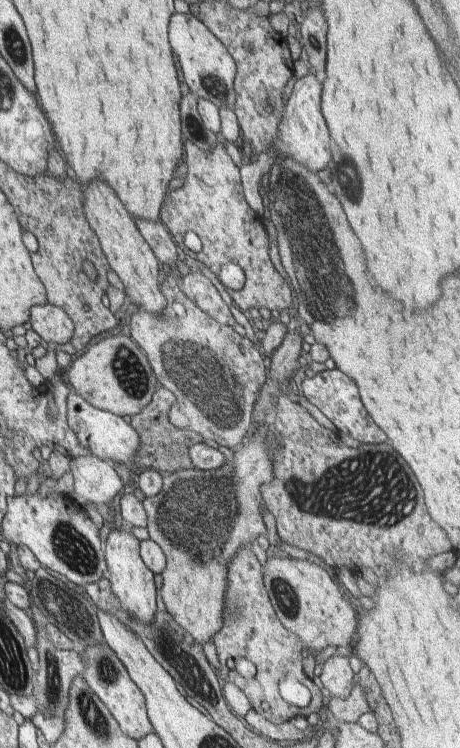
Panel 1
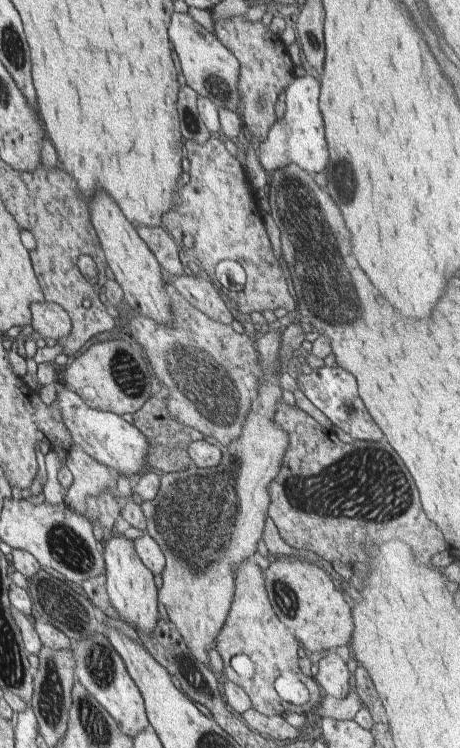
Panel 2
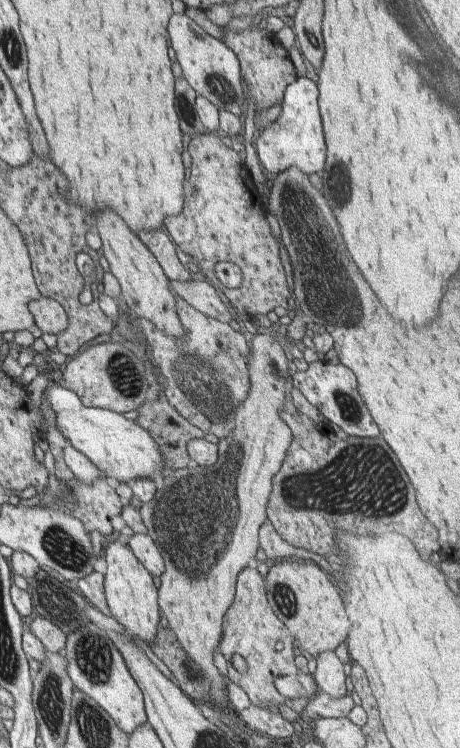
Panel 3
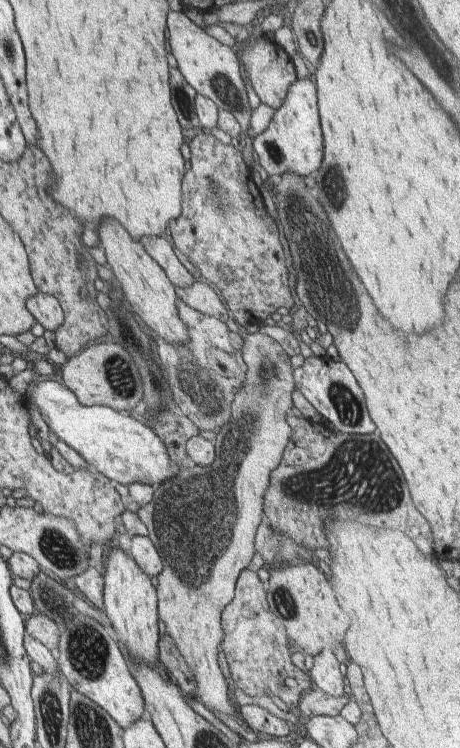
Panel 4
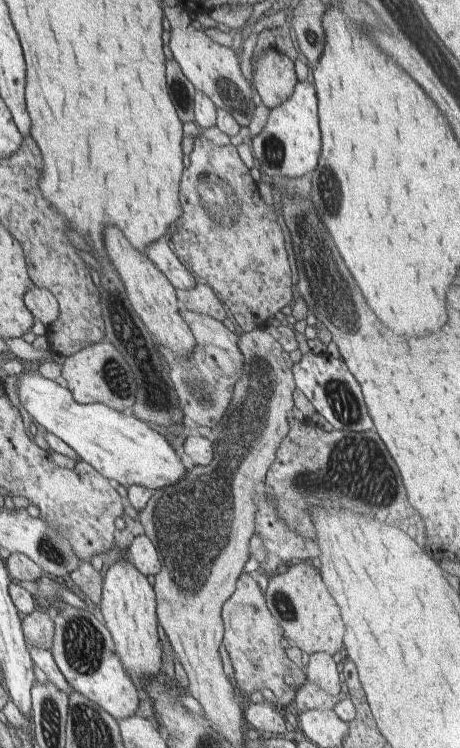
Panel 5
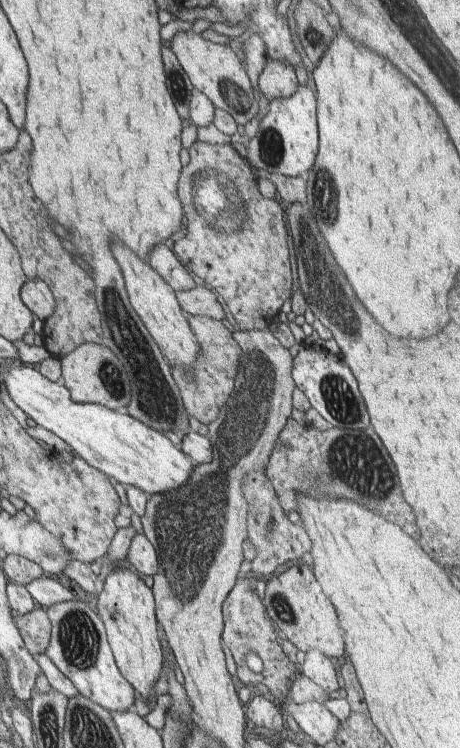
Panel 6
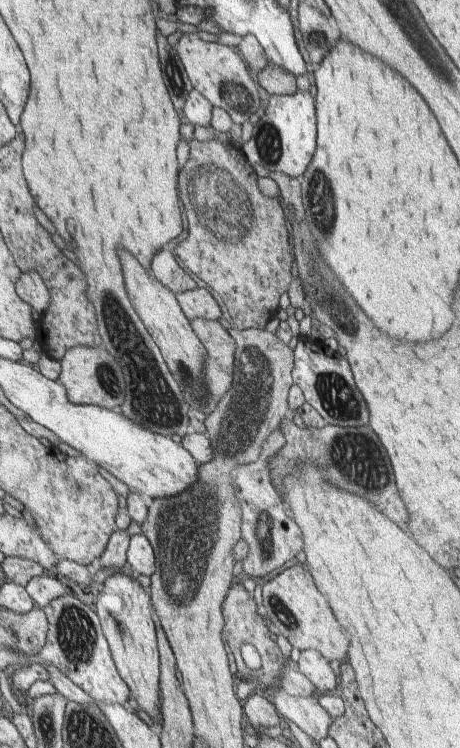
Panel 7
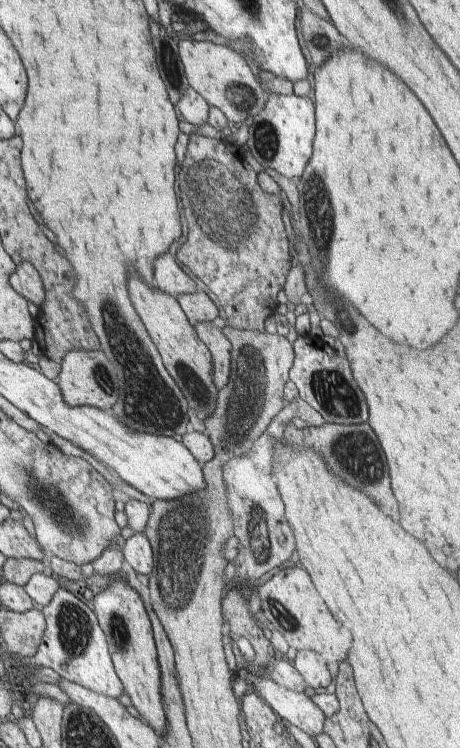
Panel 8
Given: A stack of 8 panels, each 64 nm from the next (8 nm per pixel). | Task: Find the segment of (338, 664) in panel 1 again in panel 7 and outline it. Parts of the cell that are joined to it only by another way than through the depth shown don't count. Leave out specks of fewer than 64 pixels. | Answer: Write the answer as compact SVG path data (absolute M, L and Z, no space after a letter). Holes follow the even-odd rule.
M306 649L301 651L298 666L300 672L304 673L321 693L324 693L339 688L329 663L317 650Z

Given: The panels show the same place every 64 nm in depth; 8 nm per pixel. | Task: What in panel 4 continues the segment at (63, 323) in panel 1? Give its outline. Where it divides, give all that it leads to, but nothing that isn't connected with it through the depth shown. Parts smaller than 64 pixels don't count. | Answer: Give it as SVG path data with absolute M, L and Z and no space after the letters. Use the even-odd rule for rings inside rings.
M38 292L27 300L27 307L36 322L46 330L55 332L65 322L65 312L60 301L52 295Z

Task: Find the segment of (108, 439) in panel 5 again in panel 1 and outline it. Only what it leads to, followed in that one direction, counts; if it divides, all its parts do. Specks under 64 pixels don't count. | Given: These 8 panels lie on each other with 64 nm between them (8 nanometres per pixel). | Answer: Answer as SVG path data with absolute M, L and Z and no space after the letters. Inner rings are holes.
M72 392L67 396L67 423L76 433L83 447L92 455L113 463L114 461L125 464L130 469L137 468L135 452L139 449L140 439L131 424L124 421L113 412L102 410L86 402L80 395Z

